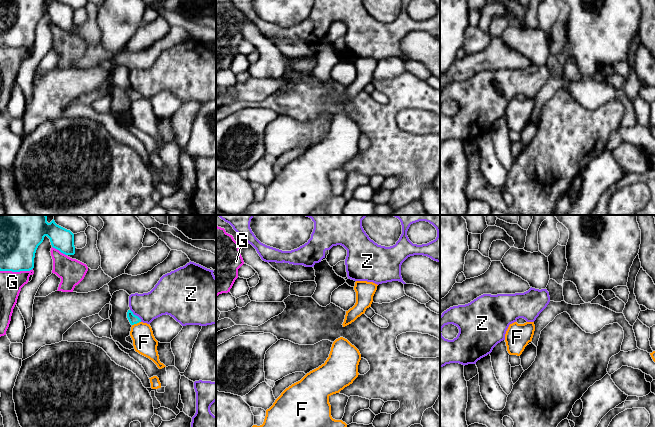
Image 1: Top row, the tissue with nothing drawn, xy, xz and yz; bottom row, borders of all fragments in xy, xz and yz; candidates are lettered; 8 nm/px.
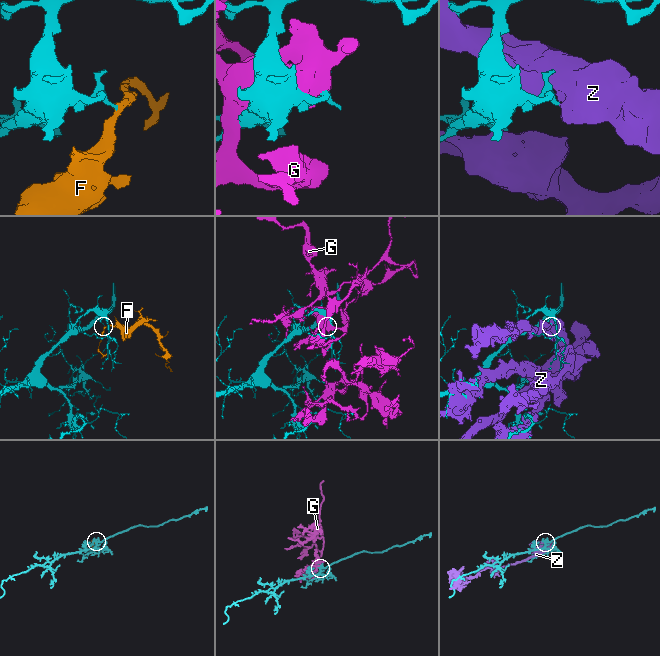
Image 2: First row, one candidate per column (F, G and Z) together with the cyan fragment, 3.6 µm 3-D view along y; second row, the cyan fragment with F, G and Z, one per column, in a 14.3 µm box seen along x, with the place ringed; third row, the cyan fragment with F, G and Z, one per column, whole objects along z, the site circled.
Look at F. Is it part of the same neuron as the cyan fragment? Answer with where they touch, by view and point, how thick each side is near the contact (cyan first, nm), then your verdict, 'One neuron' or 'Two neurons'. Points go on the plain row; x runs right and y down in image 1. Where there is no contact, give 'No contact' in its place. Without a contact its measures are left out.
Touches cyan at xy (136, 99). Thickness 80 nm (cyan) against 190 nm. Two neurons

